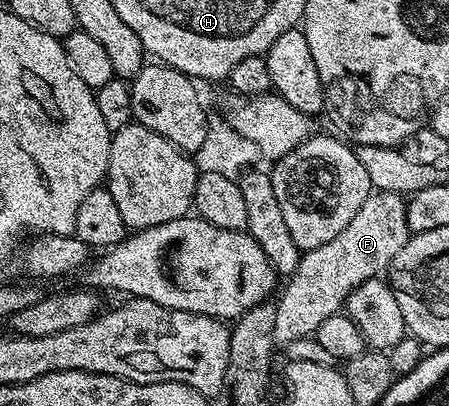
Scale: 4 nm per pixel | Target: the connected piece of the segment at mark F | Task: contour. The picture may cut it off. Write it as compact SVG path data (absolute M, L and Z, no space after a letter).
M395 192L370 193L366 202L359 208L354 218L329 242L315 250L302 253L299 266L287 278L288 284L281 298L276 301L275 329L272 331L273 342L276 347L284 348L293 341L308 338L316 333L319 325L324 319L338 315L344 304L354 292L365 281L376 279L388 271L388 266L394 260L395 254L399 252L409 240L411 235L406 224L405 205L406 199Z

